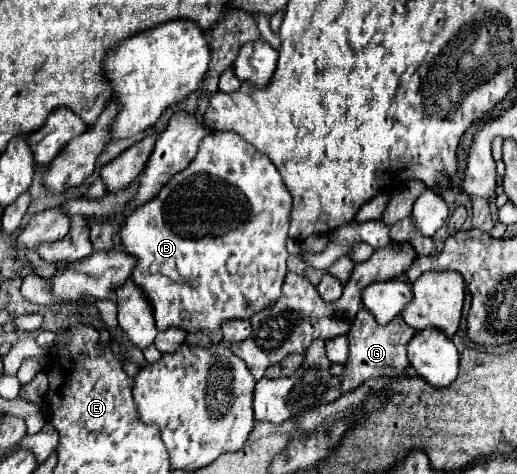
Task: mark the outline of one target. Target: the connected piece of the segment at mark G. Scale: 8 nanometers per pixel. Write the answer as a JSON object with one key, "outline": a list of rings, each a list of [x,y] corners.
{"outline":[[[360,308],[356,314],[356,320],[348,332],[348,346],[350,346],[350,354],[348,360],[344,364],[344,372],[342,372],[342,386],[329,387],[328,392],[322,396],[319,404],[329,403],[338,399],[344,392],[350,392],[354,388],[358,388],[360,384],[364,384],[370,378],[380,378],[380,376],[388,376],[388,378],[398,378],[404,376],[404,368],[406,368],[406,344],[412,340],[412,336],[416,334],[416,330],[412,330],[402,316],[396,316],[390,324],[380,326],[376,322],[376,318],[366,310]]]}

